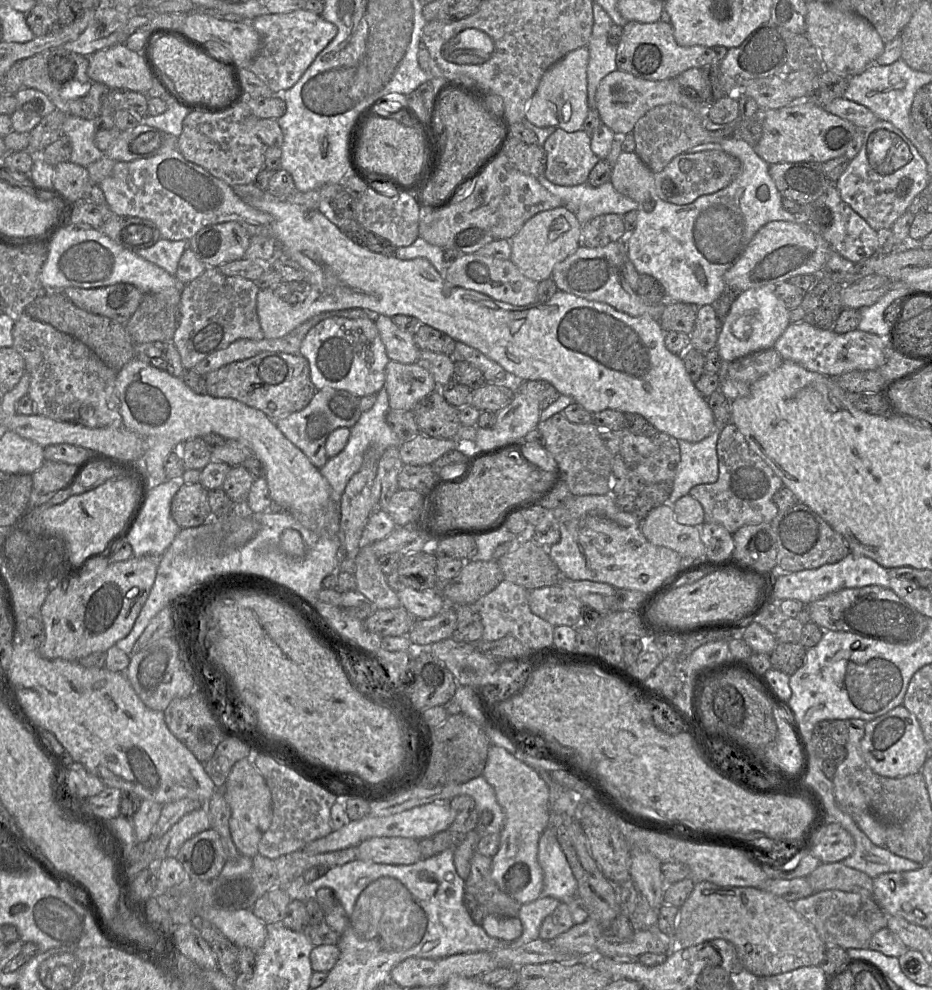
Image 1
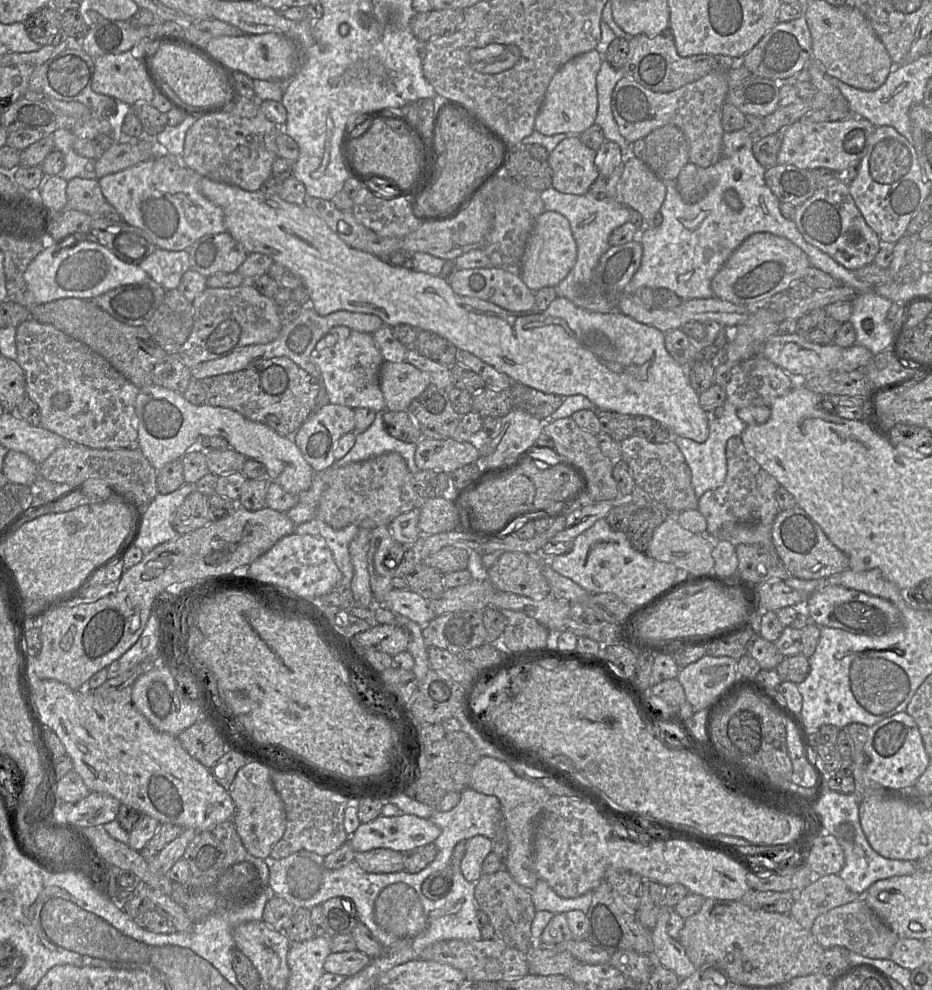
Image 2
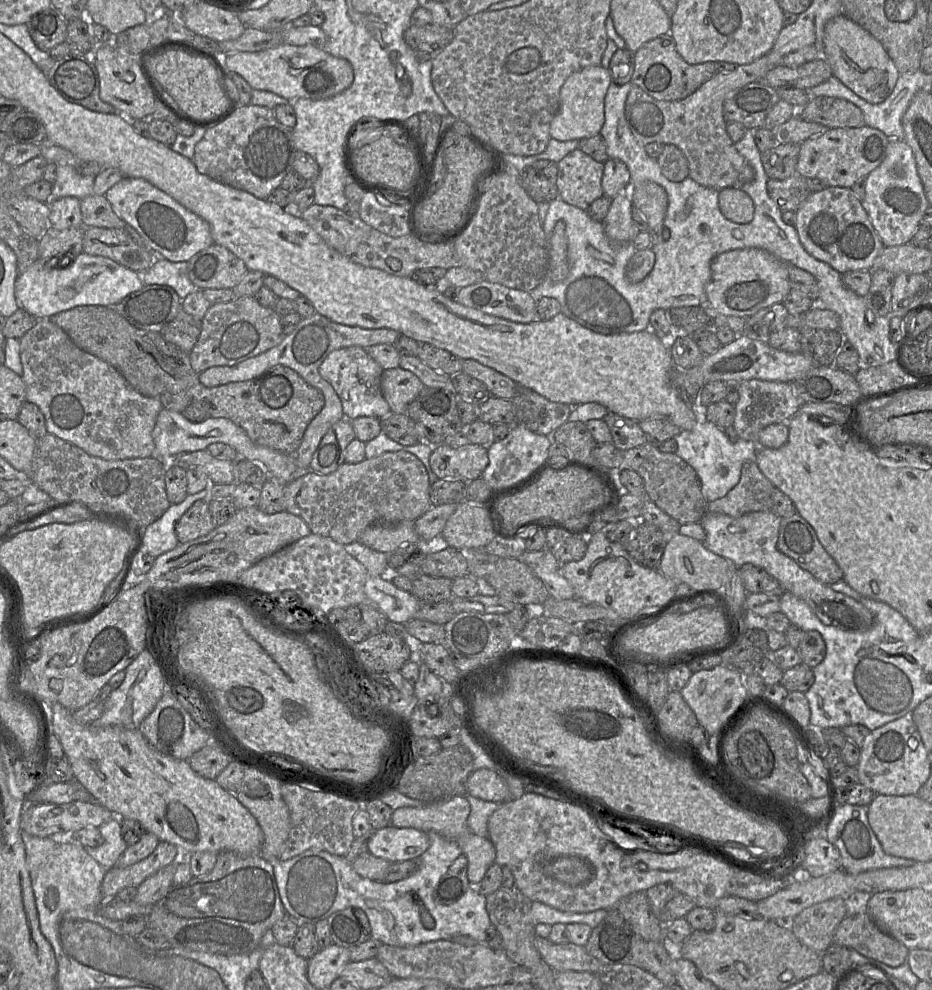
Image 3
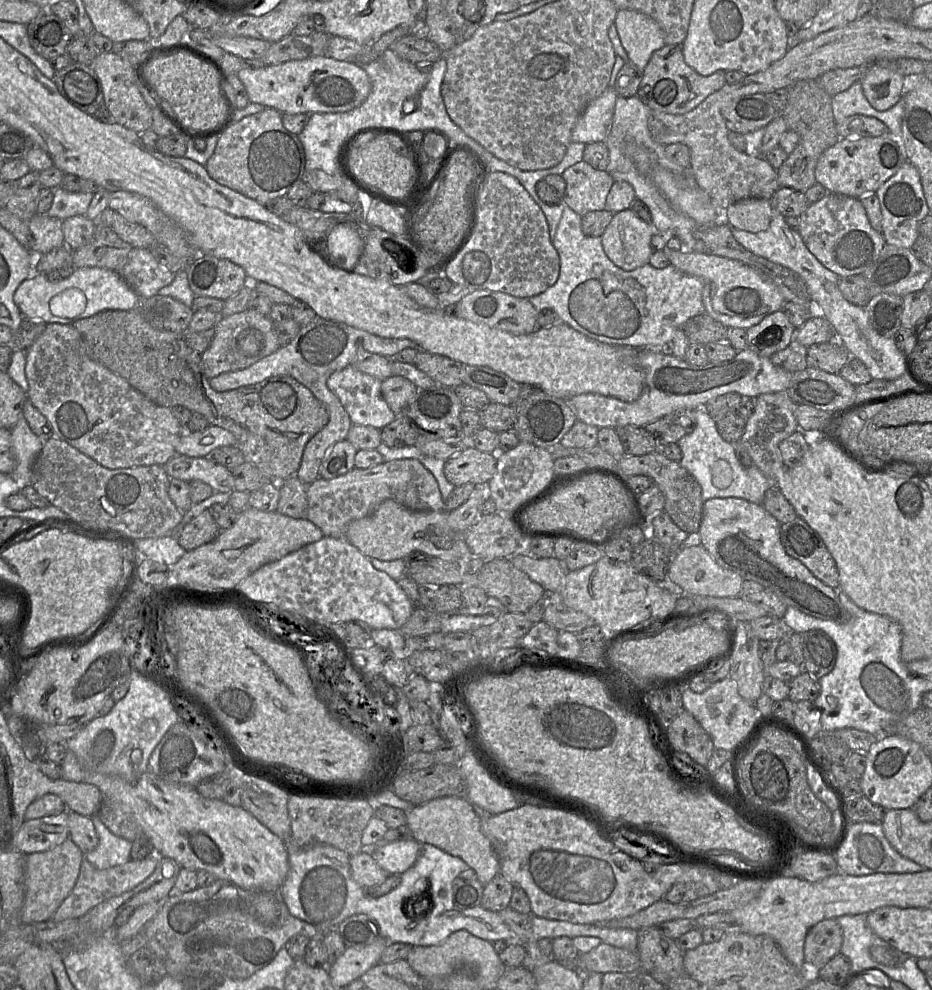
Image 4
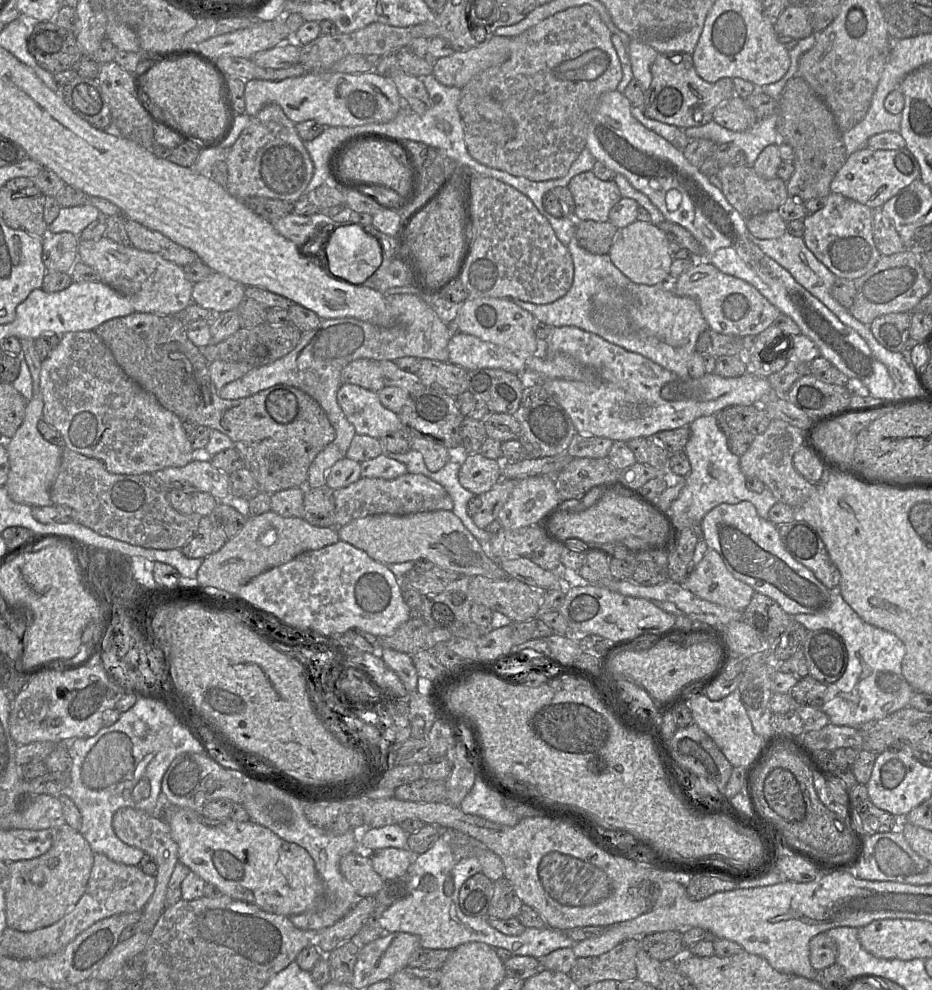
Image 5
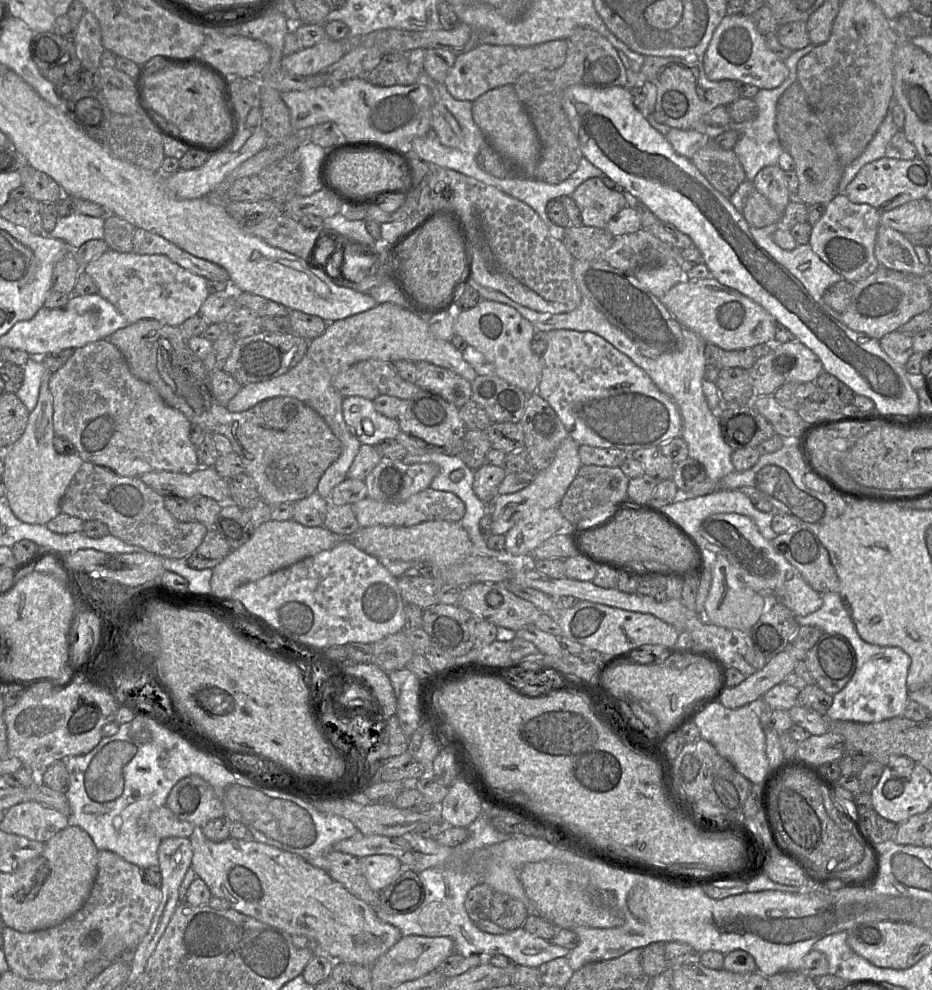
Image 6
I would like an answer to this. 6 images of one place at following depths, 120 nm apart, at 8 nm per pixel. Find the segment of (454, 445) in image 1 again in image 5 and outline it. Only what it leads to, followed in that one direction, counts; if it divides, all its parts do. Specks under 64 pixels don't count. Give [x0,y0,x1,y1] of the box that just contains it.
[458,454,502,496]

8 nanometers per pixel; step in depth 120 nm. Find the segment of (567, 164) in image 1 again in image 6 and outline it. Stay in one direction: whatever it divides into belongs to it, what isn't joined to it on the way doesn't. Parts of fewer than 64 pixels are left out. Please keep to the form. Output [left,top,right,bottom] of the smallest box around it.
[571,177,628,228]

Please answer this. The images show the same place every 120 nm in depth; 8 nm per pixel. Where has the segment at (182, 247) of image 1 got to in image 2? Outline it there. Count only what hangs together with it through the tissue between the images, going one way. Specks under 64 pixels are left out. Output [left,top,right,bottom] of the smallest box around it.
[140,248,190,291]

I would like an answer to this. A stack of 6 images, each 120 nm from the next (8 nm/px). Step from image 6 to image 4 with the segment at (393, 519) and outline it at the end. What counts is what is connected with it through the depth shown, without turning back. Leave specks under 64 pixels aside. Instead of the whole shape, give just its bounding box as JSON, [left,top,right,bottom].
[306,459,445,539]

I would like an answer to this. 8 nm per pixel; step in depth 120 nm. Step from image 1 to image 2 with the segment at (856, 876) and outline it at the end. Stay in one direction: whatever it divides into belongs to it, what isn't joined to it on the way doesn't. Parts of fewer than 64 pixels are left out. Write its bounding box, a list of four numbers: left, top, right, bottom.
[789,874,859,930]

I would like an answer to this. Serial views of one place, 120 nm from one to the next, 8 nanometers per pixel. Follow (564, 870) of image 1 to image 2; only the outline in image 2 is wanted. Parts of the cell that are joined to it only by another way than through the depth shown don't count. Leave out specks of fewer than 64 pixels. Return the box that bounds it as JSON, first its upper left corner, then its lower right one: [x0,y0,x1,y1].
[531,879,592,915]

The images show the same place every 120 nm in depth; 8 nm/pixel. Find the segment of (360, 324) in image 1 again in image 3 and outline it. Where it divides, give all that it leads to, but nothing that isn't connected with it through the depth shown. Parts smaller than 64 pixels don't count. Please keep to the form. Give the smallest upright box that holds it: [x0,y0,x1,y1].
[319,346,391,420]

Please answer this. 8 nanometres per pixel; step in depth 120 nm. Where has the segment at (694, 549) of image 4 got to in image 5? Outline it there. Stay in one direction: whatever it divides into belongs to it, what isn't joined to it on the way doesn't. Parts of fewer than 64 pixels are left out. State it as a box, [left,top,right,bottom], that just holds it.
[681,549,755,611]

